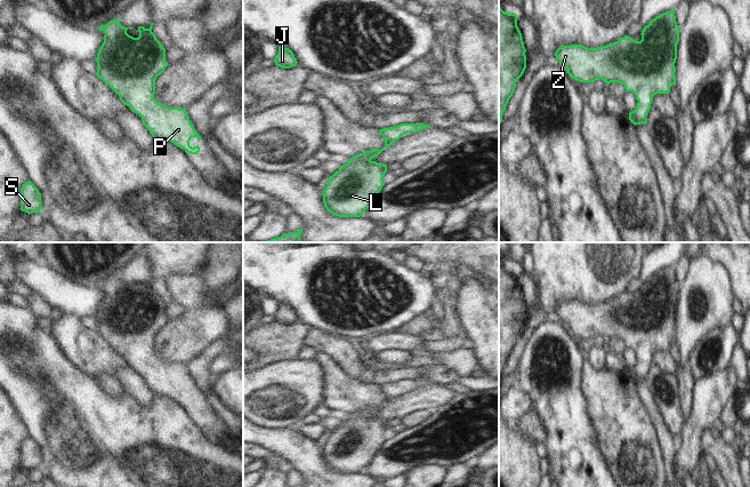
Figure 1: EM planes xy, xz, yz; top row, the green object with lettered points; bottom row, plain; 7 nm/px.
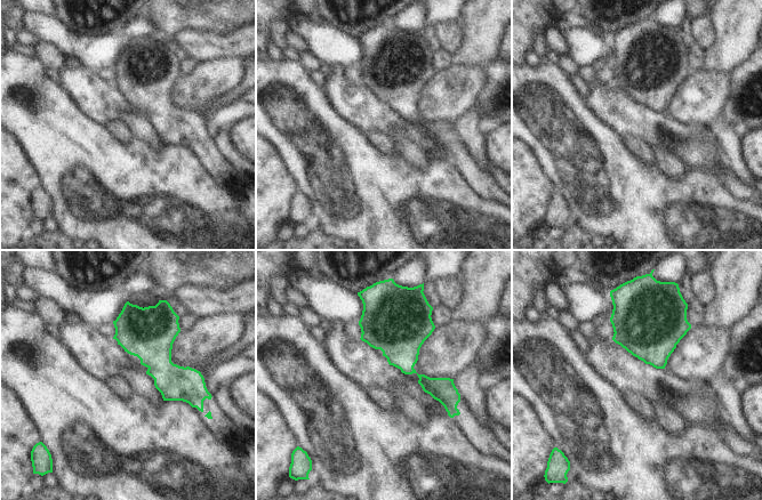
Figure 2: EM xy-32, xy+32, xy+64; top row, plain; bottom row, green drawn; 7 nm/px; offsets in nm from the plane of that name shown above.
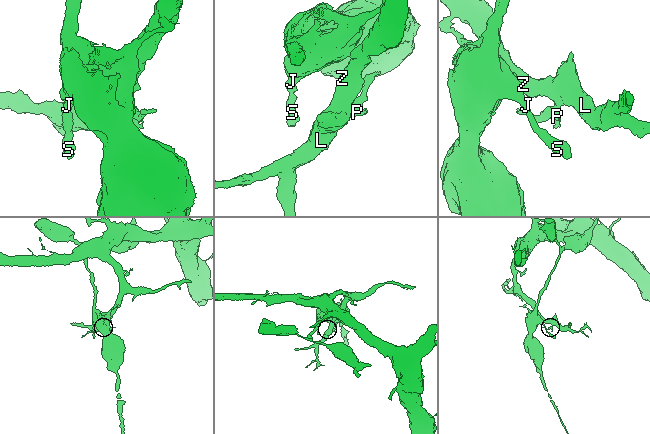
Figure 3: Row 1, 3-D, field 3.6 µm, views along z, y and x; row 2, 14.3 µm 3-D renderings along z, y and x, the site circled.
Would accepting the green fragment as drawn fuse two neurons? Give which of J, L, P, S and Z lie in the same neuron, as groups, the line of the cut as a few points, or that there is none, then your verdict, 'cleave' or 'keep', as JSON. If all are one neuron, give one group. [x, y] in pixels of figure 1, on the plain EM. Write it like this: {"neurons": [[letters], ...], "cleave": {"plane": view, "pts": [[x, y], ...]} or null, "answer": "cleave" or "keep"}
{"neurons": [["J", "L", "P", "S", "Z"]], "cleave": null, "answer": "keep"}

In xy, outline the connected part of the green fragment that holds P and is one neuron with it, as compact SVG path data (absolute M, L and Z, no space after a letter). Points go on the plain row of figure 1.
M119 274L100 281L98 286L104 287L105 292L95 314L98 322L96 332L120 352L124 361L142 373L143 381L154 396L169 397L186 409L197 410L200 402L192 404L189 397L192 393L201 397L201 392L193 383L186 365L168 364L154 354L155 336L169 320L166 317L166 305L152 288L153 280L148 285L138 282L138 294L129 292L127 286L134 284L122 282Z

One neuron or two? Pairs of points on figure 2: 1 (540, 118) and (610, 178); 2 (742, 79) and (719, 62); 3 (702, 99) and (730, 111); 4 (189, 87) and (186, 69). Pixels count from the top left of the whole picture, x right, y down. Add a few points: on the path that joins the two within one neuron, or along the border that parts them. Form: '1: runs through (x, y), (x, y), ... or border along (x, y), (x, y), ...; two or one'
1: runs through (558, 130), (593, 166); one
2: border along (750, 55), (730, 70); two
3: border along (730, 81), (728, 97), (719, 115); two
4: border along (199, 62), (187, 74), (181, 75); two

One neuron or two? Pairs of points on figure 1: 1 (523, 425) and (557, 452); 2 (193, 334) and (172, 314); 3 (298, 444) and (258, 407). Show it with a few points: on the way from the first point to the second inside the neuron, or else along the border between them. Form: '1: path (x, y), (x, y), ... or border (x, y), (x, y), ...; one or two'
1: border (537, 415), (545, 431), (545, 441); two
2: border (185, 309), (177, 318), (169, 320); two
3: border (256, 424), (263, 428), (293, 428); two

